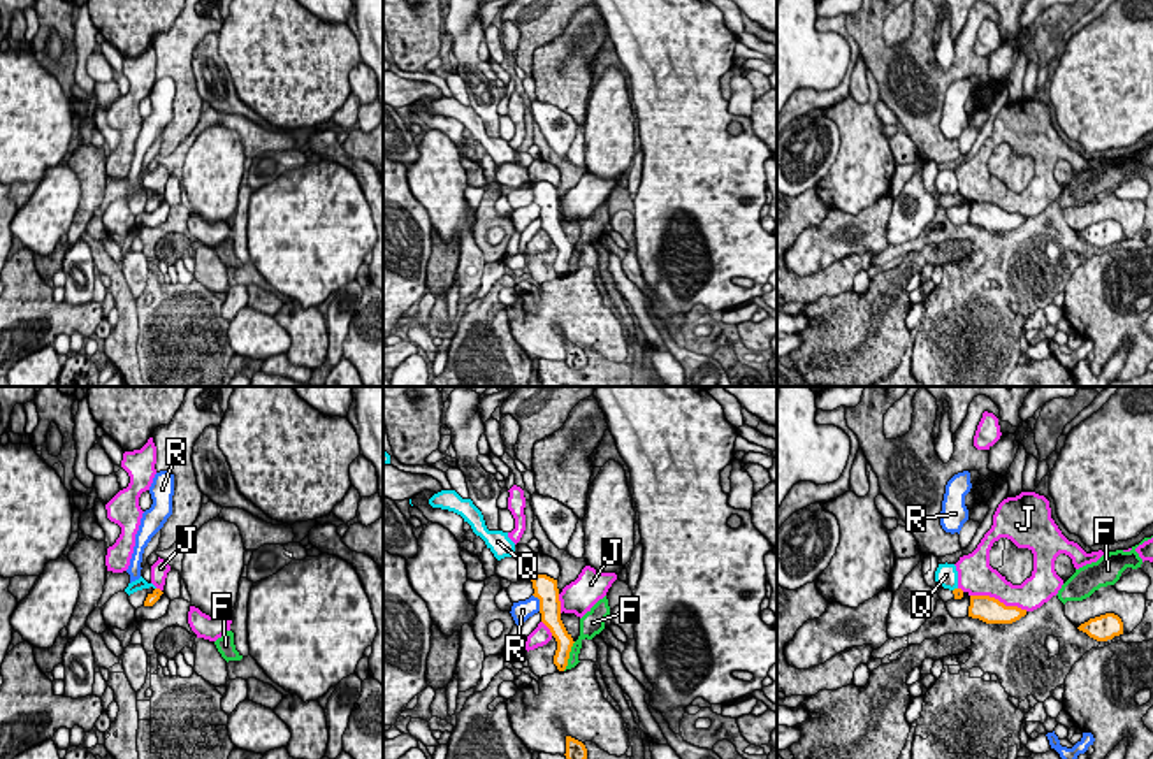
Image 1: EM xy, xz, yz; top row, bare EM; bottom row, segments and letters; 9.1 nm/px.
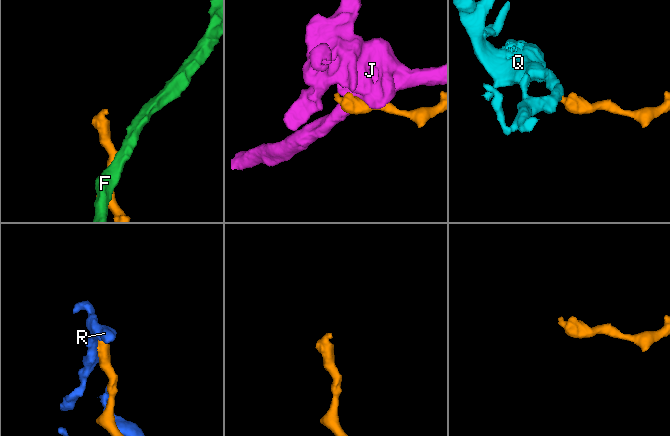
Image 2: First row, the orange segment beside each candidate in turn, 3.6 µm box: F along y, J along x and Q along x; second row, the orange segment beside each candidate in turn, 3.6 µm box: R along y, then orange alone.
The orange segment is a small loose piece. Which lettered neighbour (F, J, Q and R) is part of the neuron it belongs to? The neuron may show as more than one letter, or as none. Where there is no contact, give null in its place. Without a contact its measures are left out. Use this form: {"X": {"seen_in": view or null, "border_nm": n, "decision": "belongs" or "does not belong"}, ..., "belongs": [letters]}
{"F": {"seen_in": "xz", "border_nm": 300, "decision": "does not belong"}, "J": {"seen_in": "yz", "border_nm": 550, "decision": "does not belong"}, "Q": {"seen_in": "yz", "border_nm": 60, "decision": "does not belong"}, "R": {"seen_in": "xz", "border_nm": 170, "decision": "does not belong"}, "belongs": []}

